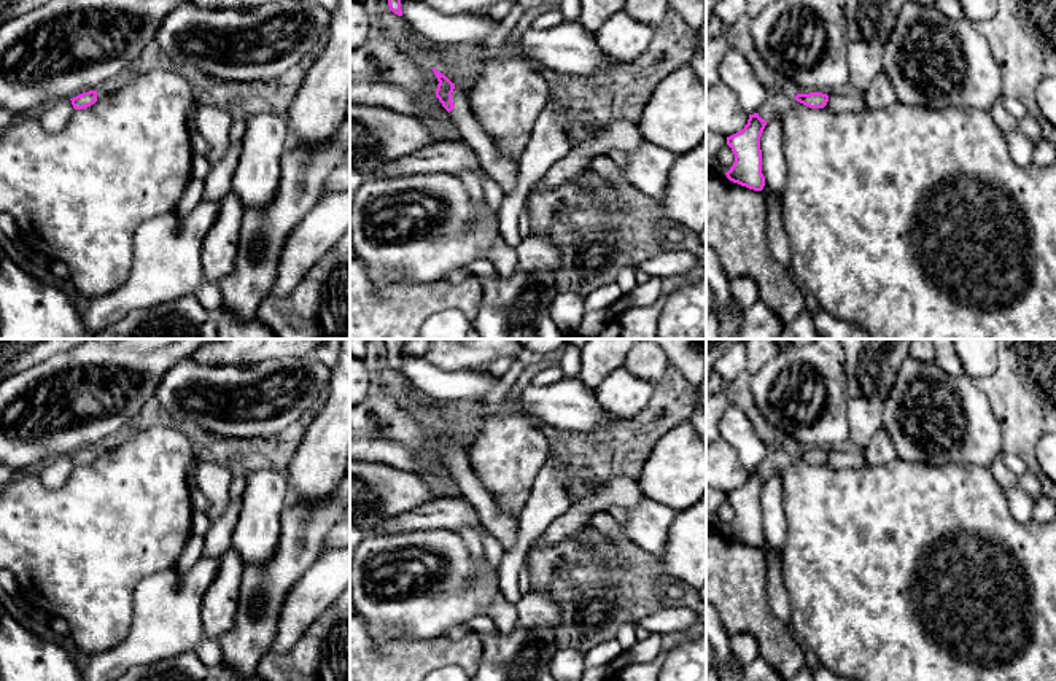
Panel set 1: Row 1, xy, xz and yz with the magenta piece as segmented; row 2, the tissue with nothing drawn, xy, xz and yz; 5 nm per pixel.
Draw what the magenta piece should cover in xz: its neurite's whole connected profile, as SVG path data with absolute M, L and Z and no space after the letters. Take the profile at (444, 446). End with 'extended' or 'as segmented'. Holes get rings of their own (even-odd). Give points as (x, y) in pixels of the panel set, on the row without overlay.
M433 425L439 441L436 453L450 469L461 496L477 511L483 527L506 547L517 538L517 519L499 511L493 496L483 488L471 469L466 452L437 425Z | extended

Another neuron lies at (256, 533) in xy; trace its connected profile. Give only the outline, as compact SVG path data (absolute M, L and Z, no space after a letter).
M274 469L248 473L240 501L231 549L243 568L266 565L278 547L283 509L289 503L286 474Z

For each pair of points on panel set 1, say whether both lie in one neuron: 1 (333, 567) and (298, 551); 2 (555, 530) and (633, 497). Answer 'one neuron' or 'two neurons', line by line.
1: two neurons
2: one neuron

